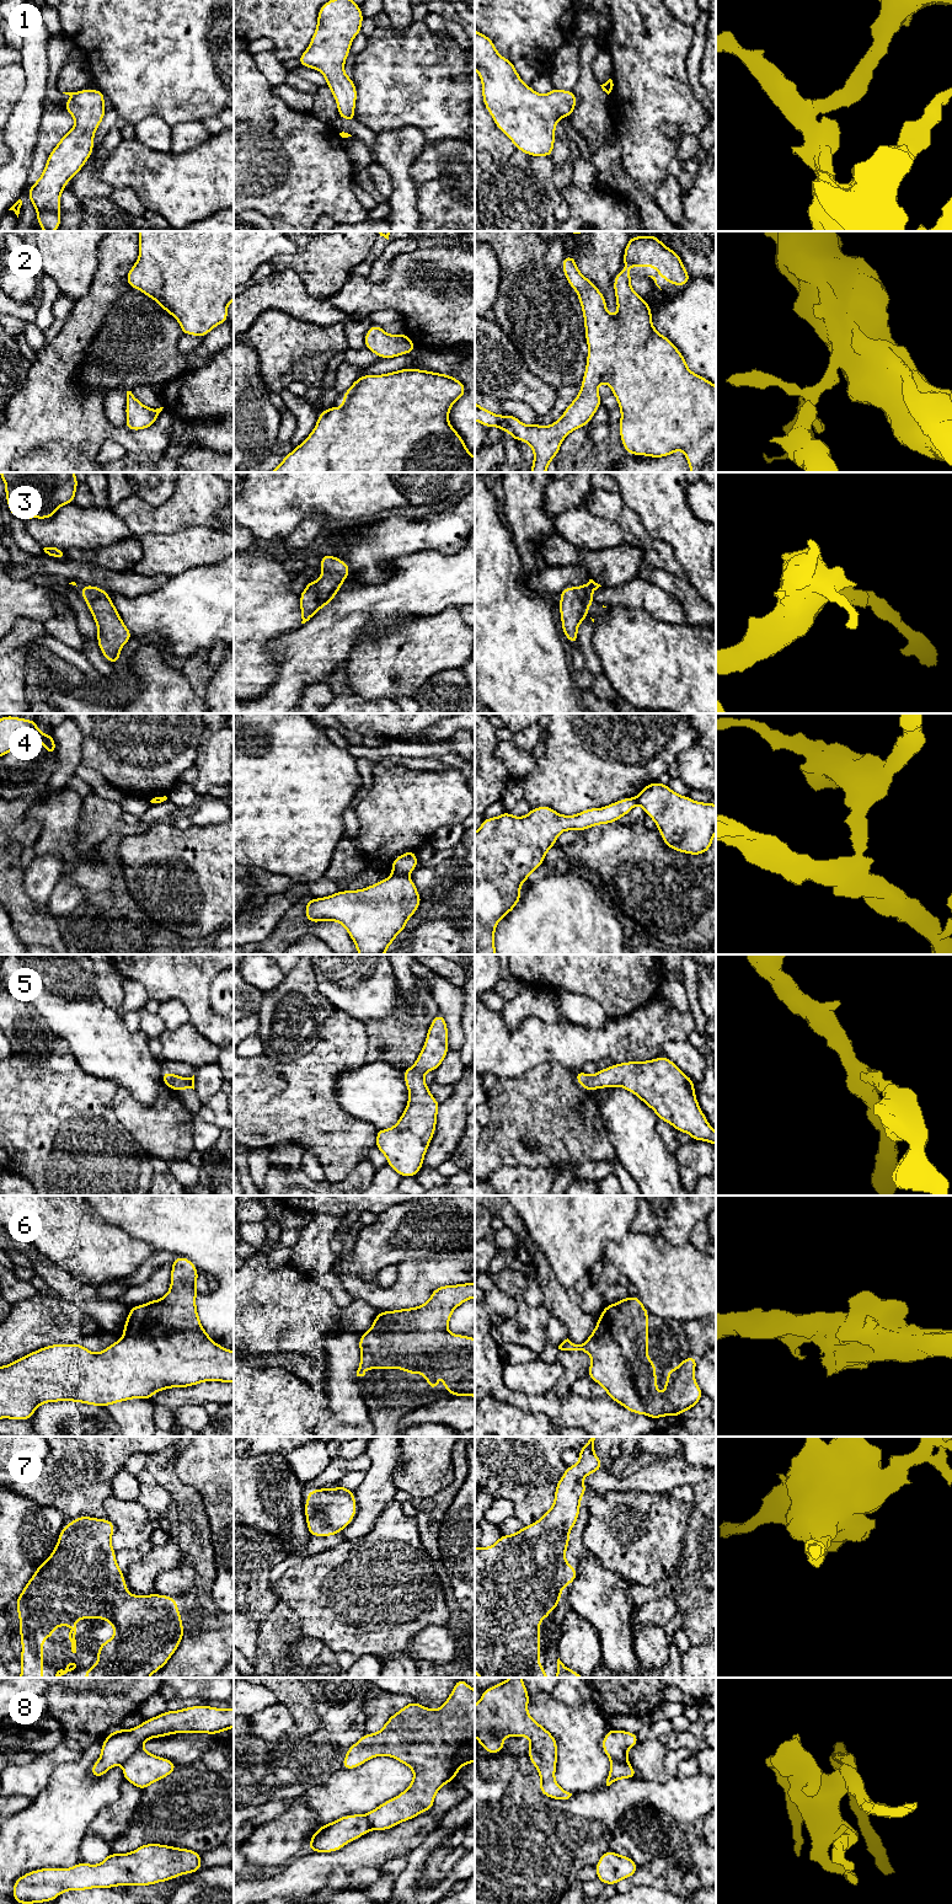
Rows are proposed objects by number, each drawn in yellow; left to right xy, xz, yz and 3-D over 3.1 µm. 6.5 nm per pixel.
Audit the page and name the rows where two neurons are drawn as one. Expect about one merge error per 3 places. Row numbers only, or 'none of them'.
4, 8

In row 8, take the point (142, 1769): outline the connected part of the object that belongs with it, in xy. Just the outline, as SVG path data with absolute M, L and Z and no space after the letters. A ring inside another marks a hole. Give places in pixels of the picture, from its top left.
M139 1745L123 1764L123 1777L144 1791L155 1781L166 1779L177 1767L170 1759L159 1758Z

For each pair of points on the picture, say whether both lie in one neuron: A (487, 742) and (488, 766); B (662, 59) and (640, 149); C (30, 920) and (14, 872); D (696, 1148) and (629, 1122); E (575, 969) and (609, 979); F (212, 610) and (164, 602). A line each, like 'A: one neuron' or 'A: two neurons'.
A: one neuron
B: one neuron
C: one neuron
D: two neurons
E: one neuron
F: one neuron

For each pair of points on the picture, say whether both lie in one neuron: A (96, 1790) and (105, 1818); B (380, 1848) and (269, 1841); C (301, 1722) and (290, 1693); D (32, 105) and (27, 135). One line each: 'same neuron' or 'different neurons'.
A: different neurons
B: different neurons
C: same neuron
D: same neuron

